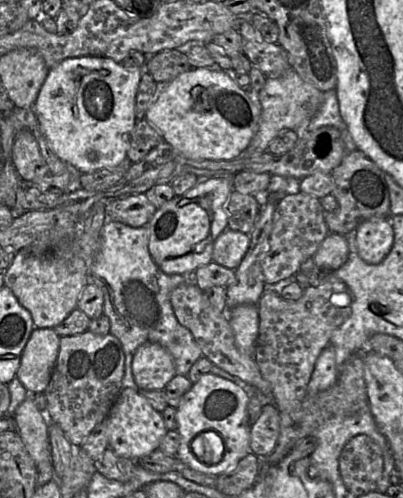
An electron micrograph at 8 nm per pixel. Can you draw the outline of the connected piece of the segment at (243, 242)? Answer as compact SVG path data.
M227 228L214 243L213 262L235 270L245 257L250 243L249 234Z

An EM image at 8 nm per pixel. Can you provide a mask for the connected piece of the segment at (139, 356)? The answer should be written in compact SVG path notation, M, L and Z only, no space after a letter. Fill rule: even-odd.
M155 342L139 346L132 359L132 374L137 386L143 390L164 390L176 375L170 352Z

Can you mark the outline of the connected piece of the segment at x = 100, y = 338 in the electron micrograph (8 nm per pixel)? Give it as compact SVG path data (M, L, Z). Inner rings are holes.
M89 330L73 335L60 337L59 352L51 379L43 392L47 407L44 414L50 423L58 424L72 445L82 446L92 430L102 423L122 389L125 368L125 355L122 344L111 333L97 335Z

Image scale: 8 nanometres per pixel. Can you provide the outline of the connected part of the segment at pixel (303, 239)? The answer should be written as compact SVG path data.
M303 192L281 197L274 213L269 249L262 261L266 285L294 277L301 265L313 258L328 233L330 231L325 222L325 212L318 198Z

